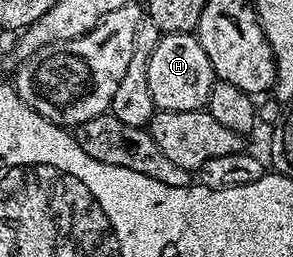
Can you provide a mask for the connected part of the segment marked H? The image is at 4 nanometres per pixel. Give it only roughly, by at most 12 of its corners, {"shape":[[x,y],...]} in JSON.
{"shape":[[162,34],[148,60],[160,110],[201,110],[215,84],[194,34]]}

